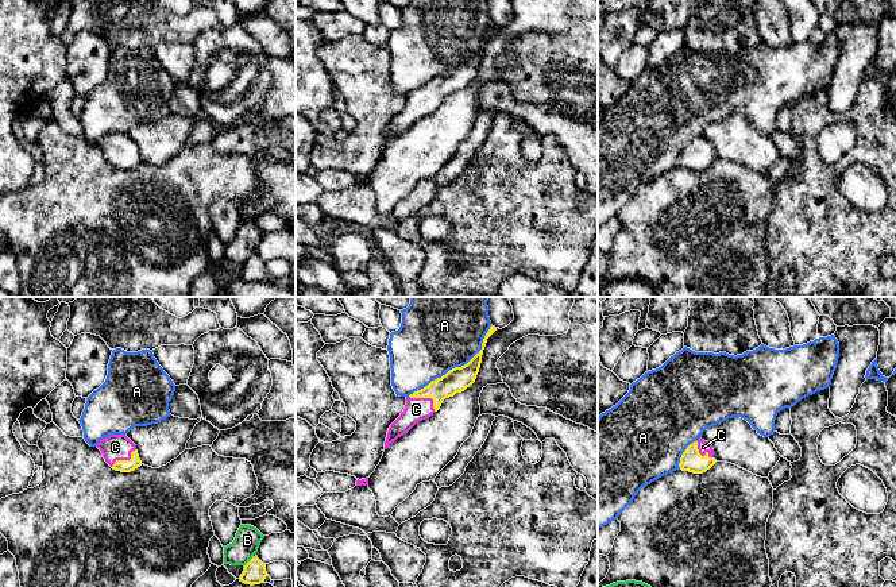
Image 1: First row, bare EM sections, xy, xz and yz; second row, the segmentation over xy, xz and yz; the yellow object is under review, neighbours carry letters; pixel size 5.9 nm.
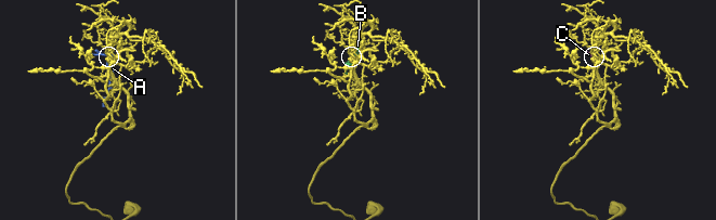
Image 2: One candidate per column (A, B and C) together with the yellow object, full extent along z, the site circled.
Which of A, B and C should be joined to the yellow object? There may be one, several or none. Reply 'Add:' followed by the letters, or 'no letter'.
Add: C

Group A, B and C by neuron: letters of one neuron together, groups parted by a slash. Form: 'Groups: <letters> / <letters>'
Groups: A / B / C

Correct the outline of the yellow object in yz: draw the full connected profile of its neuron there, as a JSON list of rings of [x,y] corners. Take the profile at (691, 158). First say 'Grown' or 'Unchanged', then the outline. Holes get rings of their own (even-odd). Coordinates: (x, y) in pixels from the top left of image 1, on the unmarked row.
Grown. [[[700,136],[687,144],[680,155],[679,165],[683,169],[703,171],[715,161],[712,143]]]

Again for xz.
Grown. [[[491,23],[483,36],[482,47],[467,62],[449,67],[441,76],[432,78],[428,84],[414,89],[406,96],[403,109],[389,125],[385,147],[387,147],[398,135],[408,131],[418,119],[433,113],[445,96],[464,89],[475,80],[487,36],[495,28],[497,26]]]

